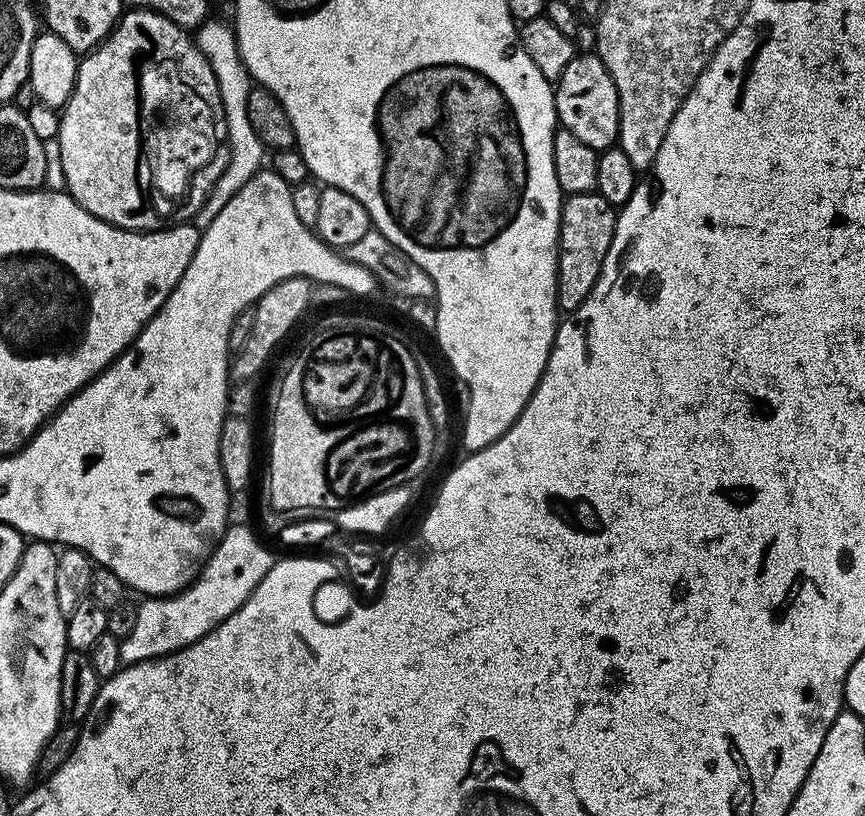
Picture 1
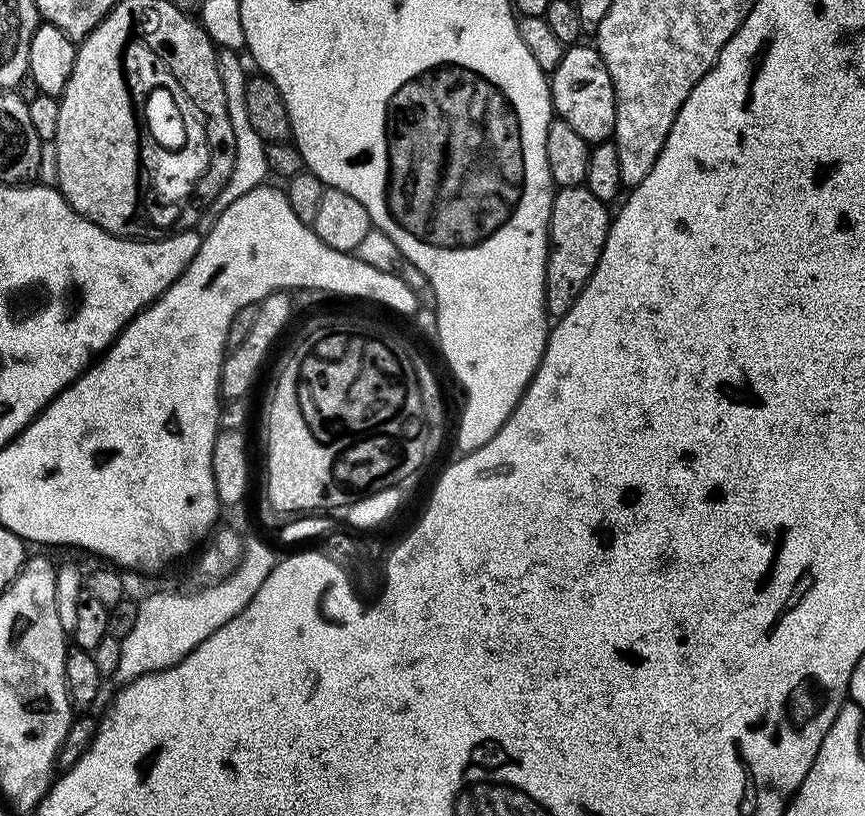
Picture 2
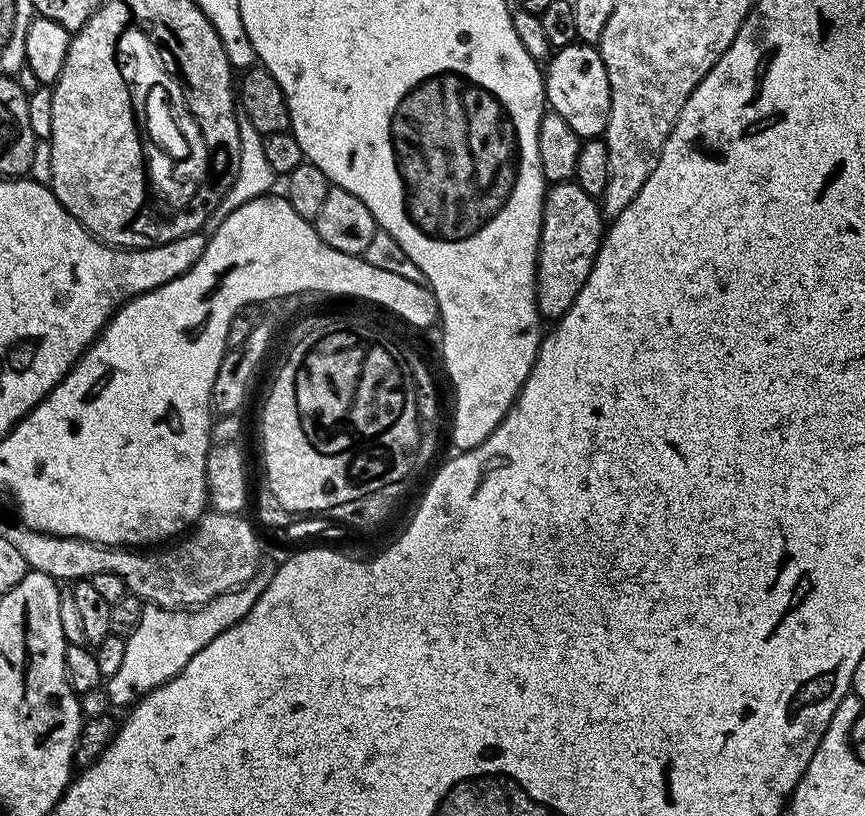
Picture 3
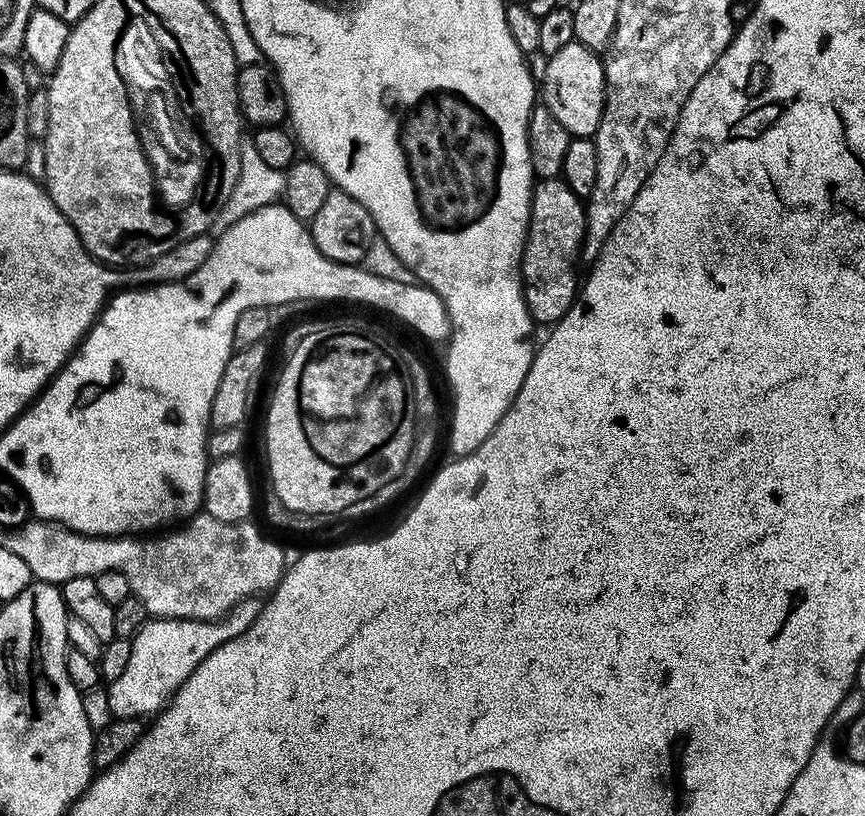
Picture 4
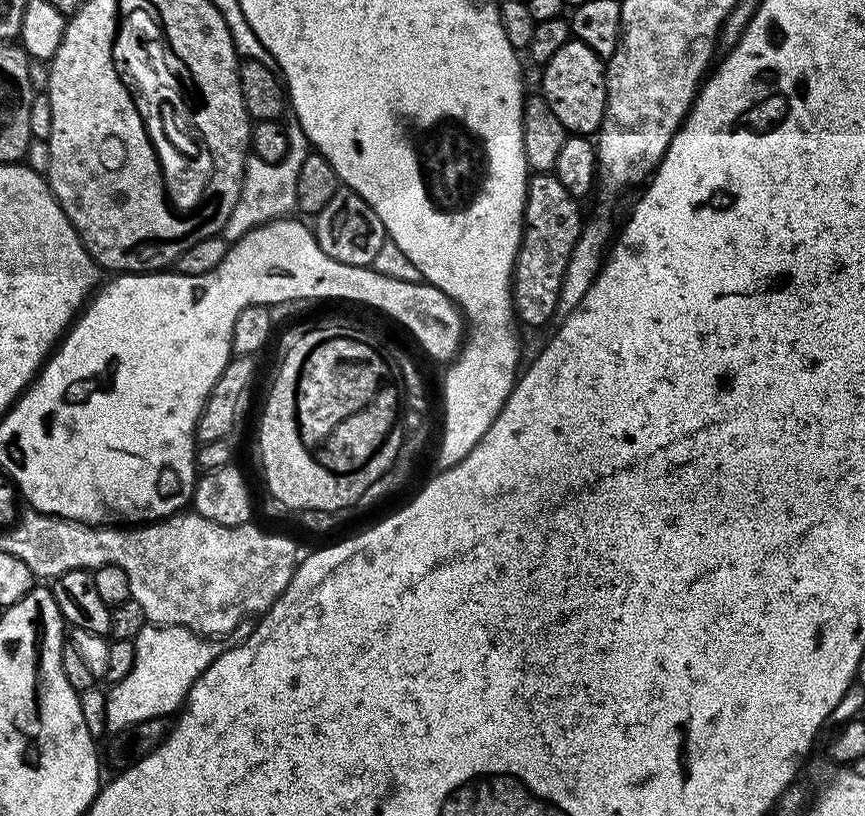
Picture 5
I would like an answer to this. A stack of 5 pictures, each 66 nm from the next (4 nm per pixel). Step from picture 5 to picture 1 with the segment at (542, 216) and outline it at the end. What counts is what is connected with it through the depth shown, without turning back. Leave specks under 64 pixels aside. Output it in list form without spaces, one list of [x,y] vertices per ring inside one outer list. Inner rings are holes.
[[[596,191],[583,192],[568,196],[560,205],[560,237],[556,243],[556,307],[561,313],[571,314],[590,298],[590,290],[594,290],[594,282],[602,274],[602,262],[606,262],[606,254],[610,250],[610,242],[614,242],[616,233],[617,209],[599,196]]]

